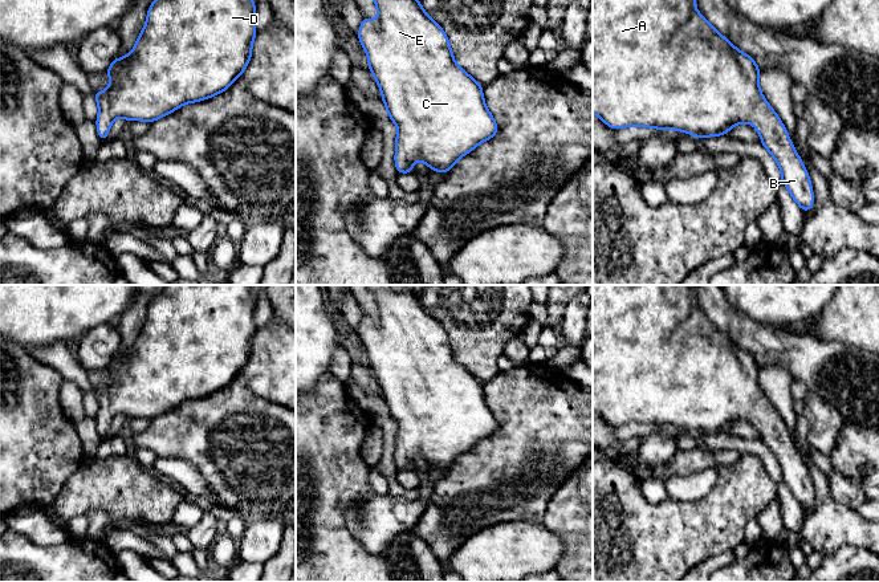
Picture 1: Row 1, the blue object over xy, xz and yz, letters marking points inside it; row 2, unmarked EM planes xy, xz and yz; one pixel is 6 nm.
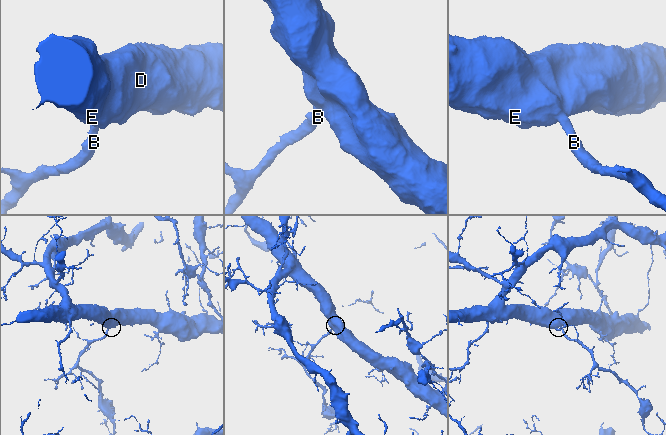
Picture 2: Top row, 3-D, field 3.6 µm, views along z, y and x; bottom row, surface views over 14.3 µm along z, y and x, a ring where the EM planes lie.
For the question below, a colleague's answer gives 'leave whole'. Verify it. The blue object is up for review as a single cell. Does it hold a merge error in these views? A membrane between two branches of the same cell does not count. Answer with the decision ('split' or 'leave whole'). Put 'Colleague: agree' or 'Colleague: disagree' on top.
Colleague: agree
leave whole

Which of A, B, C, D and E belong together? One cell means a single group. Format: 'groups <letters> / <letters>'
groups A B C D E

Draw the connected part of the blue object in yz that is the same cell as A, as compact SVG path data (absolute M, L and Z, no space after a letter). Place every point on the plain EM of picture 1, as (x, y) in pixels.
M593 285L593 411L598 412L613 427L627 423L652 424L656 427L671 426L688 430L693 435L720 434L728 431L738 420L752 420L760 431L760 439L781 467L781 480L788 484L790 493L801 504L802 509L809 509L814 502L814 491L807 467L798 453L778 411L764 395L758 379L760 371L761 367L753 354L740 349L696 308L696 285Z

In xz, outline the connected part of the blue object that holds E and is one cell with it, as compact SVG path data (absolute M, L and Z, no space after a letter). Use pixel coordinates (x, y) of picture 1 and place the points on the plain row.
M391 285L366 288L374 296L378 317L371 318L362 312L357 334L367 351L369 367L381 386L387 412L398 423L394 455L396 468L414 469L414 457L419 456L431 468L447 471L461 453L498 430L498 422L484 399L483 382L456 361L447 331L408 285L402 290L394 290Z

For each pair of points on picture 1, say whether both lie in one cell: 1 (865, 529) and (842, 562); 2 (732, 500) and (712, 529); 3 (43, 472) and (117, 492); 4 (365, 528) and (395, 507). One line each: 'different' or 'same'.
1: different
2: same
3: different
4: same

